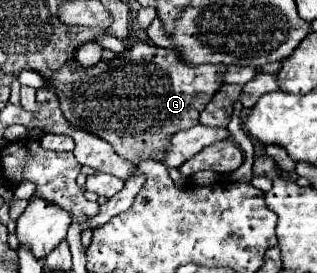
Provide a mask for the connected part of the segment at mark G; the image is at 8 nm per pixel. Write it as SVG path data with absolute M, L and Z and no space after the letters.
M138 43L126 49L122 55L114 57L108 63L98 63L90 69L72 63L70 67L62 67L56 77L54 85L58 87L58 97L66 119L80 129L86 129L102 139L106 139L122 157L138 165L144 157L154 157L160 149L168 147L168 139L182 129L190 129L198 125L200 111L208 105L214 93L222 87L222 79L226 73L226 65L186 65L182 63L174 49L156 47L150 43Z

